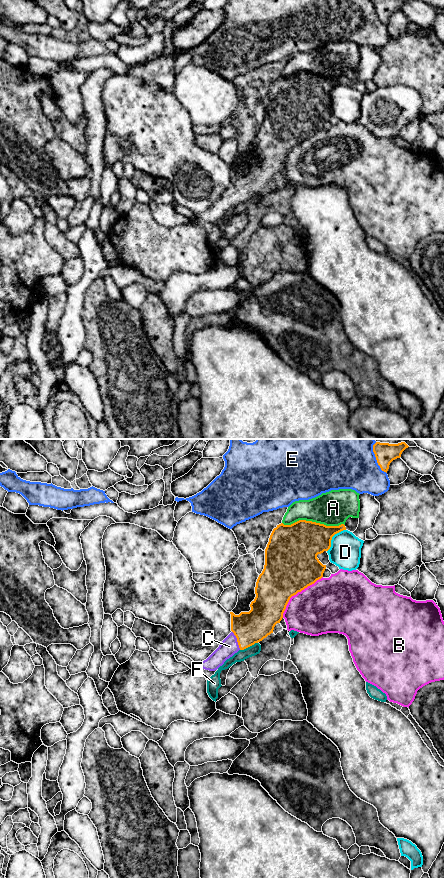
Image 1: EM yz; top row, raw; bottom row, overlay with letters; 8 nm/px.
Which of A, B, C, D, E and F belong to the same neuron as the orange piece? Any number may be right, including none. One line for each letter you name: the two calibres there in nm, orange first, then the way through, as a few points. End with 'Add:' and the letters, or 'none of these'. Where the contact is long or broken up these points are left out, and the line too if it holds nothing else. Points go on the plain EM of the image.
C: Thickness 260 nm (orange) against 140 nm. Path across: yz (251, 179), (237, 192), (229, 198)
Add: C

